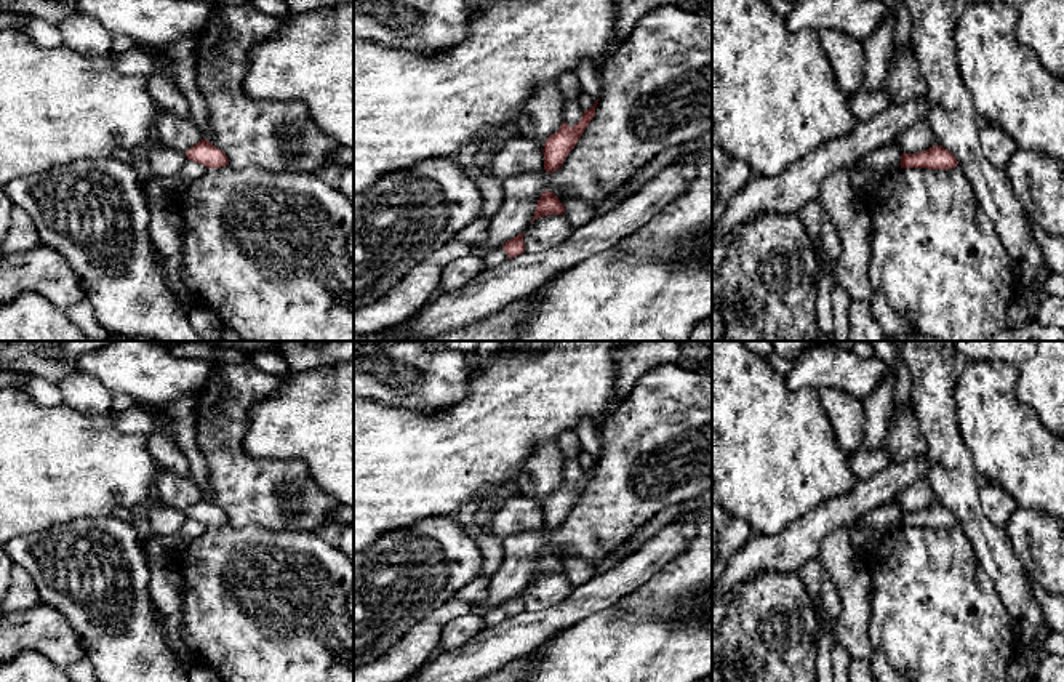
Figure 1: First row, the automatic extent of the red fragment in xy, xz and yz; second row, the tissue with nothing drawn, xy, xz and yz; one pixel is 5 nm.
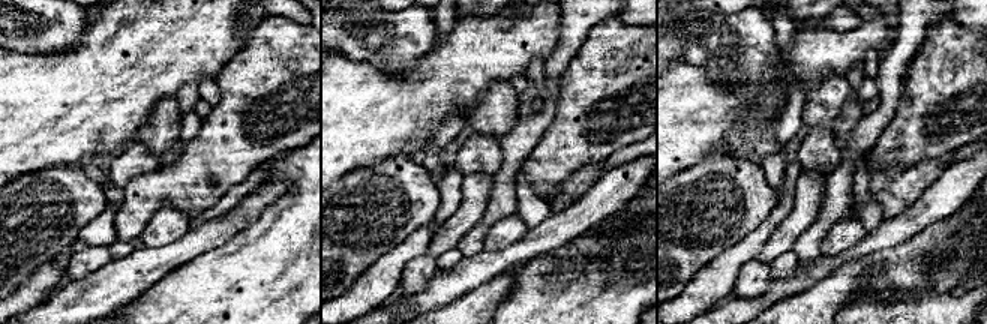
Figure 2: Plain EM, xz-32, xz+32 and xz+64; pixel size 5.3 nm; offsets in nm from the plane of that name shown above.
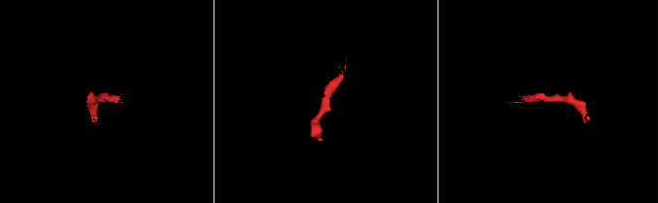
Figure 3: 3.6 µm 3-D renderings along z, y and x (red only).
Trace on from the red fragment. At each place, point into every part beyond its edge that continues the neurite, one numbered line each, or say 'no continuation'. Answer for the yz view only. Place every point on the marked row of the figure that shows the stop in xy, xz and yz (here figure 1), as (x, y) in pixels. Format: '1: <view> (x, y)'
no continuation

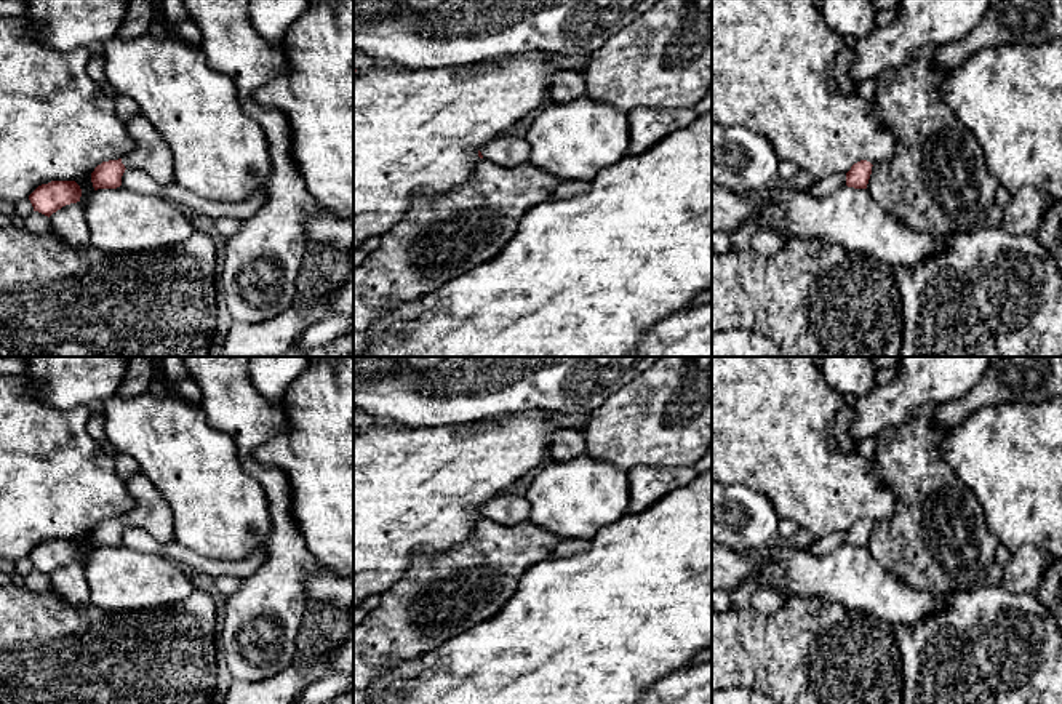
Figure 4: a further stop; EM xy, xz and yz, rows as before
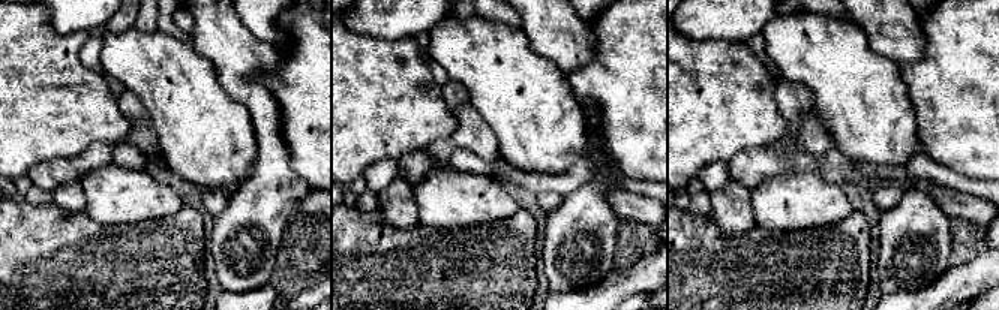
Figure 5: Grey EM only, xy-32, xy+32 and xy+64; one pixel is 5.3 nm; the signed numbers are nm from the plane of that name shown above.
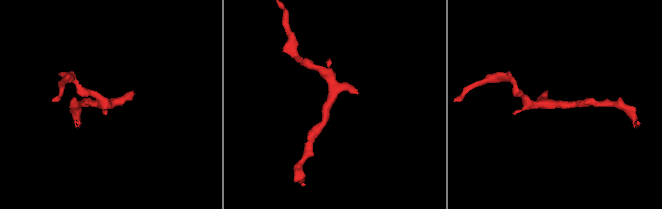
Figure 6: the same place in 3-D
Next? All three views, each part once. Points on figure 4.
1: xy (151, 154)

